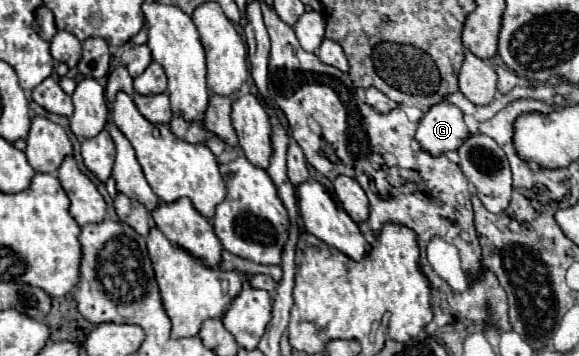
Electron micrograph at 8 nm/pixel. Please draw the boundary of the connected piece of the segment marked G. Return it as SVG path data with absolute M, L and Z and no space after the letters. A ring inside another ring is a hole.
M439 103L433 105L419 121L415 139L425 153L443 155L457 151L459 145L469 137L469 129L463 121L463 113L455 105Z

